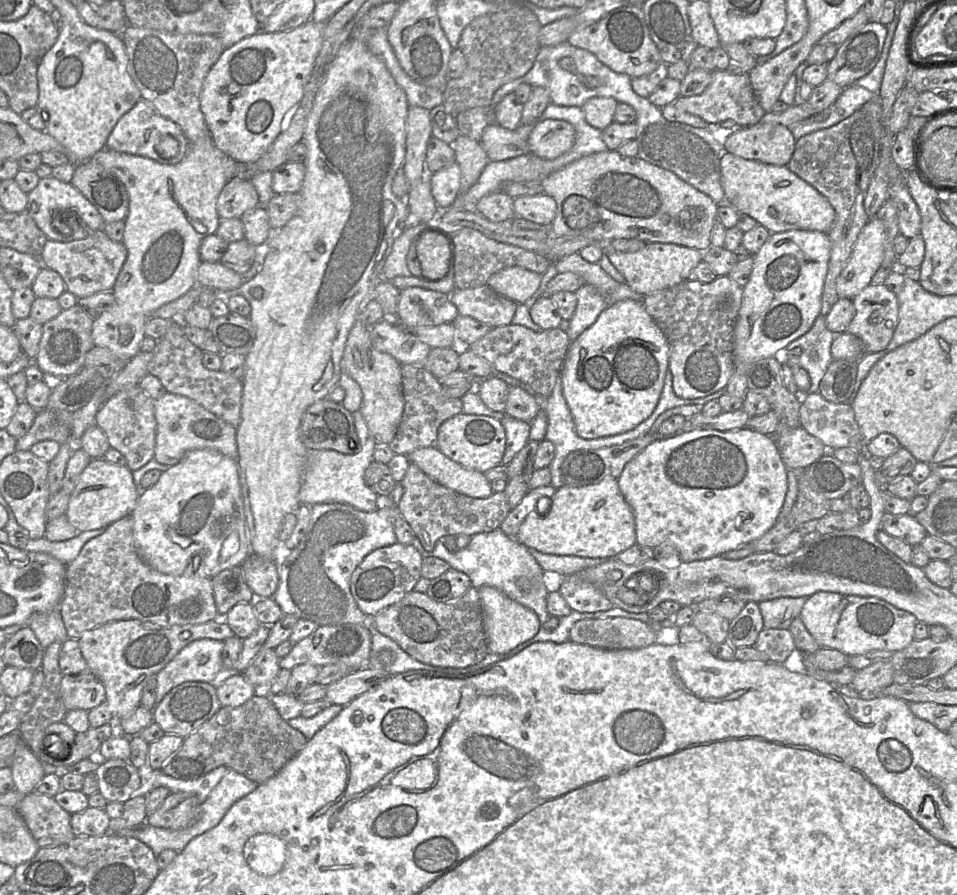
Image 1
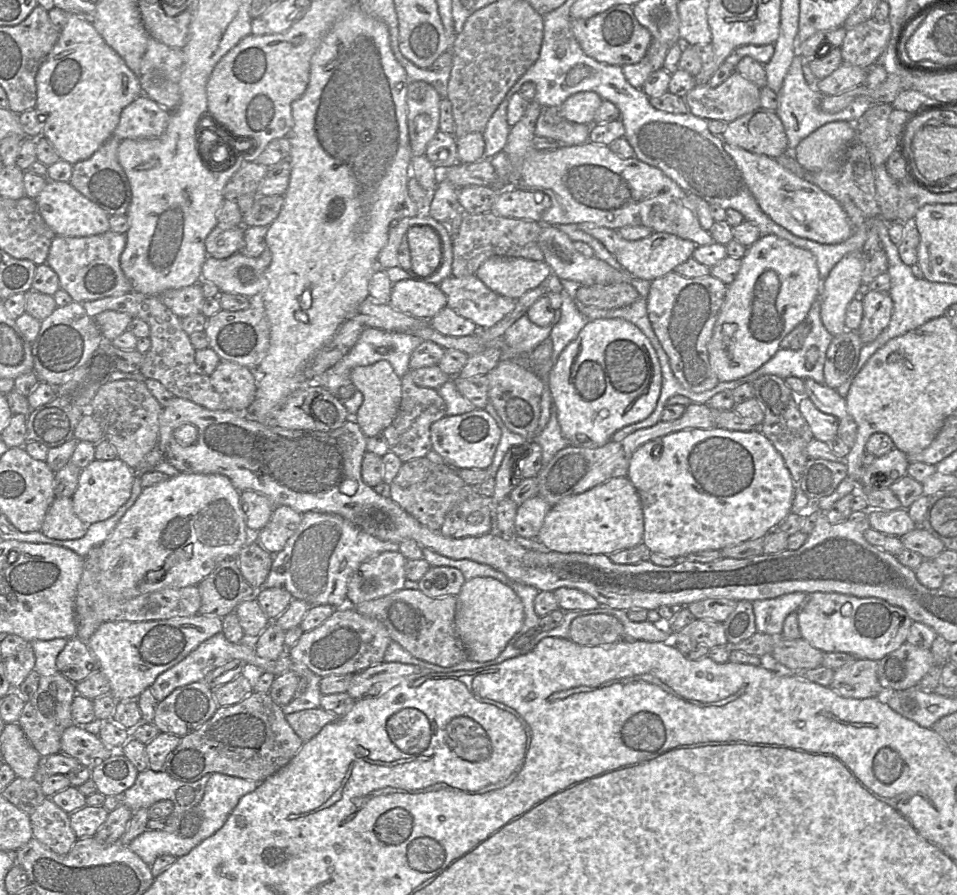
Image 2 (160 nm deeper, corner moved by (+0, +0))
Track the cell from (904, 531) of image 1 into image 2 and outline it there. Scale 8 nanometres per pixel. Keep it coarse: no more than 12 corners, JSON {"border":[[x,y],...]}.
{"border":[[869,506],[871,528],[902,537],[917,527],[903,508]]}

